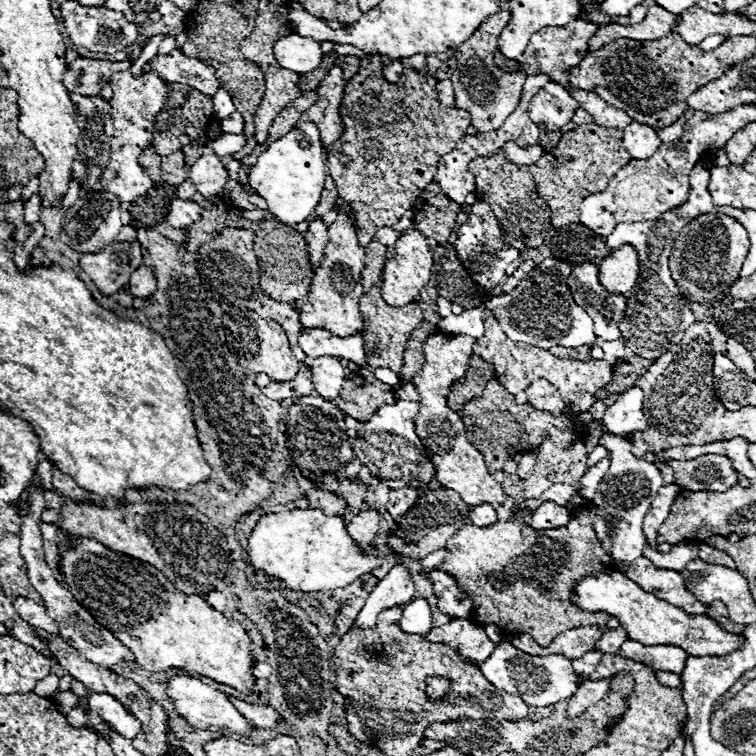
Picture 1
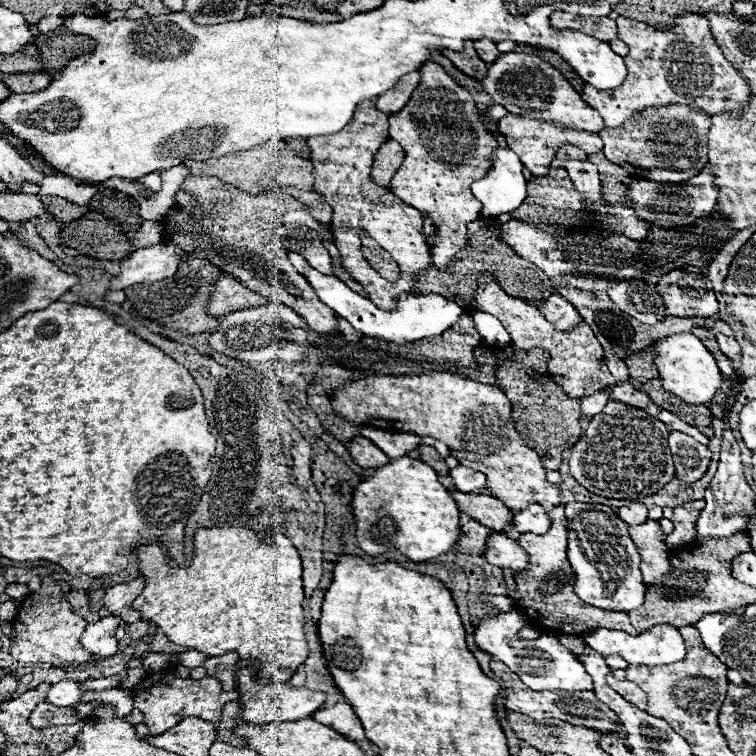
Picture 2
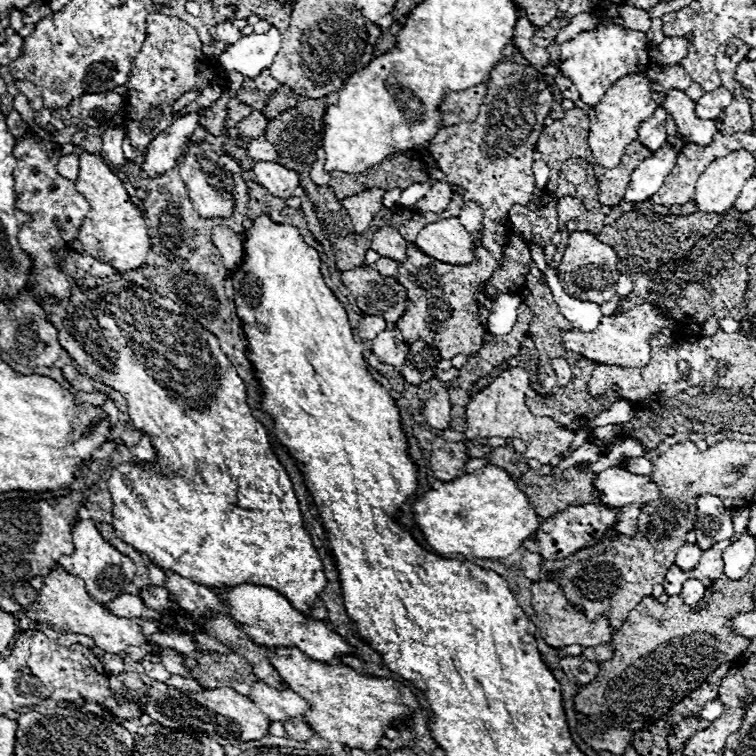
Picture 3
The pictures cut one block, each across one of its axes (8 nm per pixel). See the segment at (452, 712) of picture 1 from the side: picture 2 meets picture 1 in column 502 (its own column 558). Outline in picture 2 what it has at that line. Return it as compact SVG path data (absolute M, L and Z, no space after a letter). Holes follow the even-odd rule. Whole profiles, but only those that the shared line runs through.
M492 660L490 662L490 670L502 680L504 688L506 688L506 698L504 698L504 706L512 712L520 712L520 714L526 714L526 716L532 716L532 718L556 718L556 720L564 720L564 722L570 722L574 726L584 726L584 728L594 728L598 732L604 732L608 736L612 734L622 734L620 736L620 742L624 746L628 746L626 742L626 732L624 732L624 726L620 724L620 728L616 728L618 724L618 716L604 704L600 702L594 692L534 692L530 690L516 674L512 674L502 662L498 660Z

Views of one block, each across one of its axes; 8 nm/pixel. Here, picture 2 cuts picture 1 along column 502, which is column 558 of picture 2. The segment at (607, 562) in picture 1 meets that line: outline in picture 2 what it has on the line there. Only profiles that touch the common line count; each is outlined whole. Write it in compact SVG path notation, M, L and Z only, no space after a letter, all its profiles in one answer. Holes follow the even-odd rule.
M552 522L546 534L536 536L536 534L522 534L518 538L518 544L528 552L528 568L524 572L514 574L516 582L516 594L512 596L512 590L504 582L506 596L514 600L514 606L520 608L530 624L550 630L550 632L564 632L572 636L580 636L584 632L592 632L598 628L608 628L608 630L622 630L626 634L638 634L628 616L624 612L612 612L612 610L600 610L590 604L584 604L576 594L574 594L574 570L568 564L566 558L566 526L562 522Z

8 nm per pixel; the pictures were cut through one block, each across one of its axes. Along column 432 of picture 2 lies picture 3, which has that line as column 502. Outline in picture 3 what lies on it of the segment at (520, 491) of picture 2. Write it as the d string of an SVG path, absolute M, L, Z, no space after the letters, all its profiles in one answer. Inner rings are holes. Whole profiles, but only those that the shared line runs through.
M522 368L504 370L500 376L494 378L494 382L490 386L486 386L478 394L474 394L470 398L470 402L466 404L468 428L464 430L464 436L470 440L472 438L492 438L492 436L496 436L496 438L518 438L526 444L524 456L536 458L542 464L548 464L554 456L568 450L574 434L548 416L544 416L544 418L532 416L524 404L528 388L530 388L530 384L528 384L528 372L526 370L522 370Z

